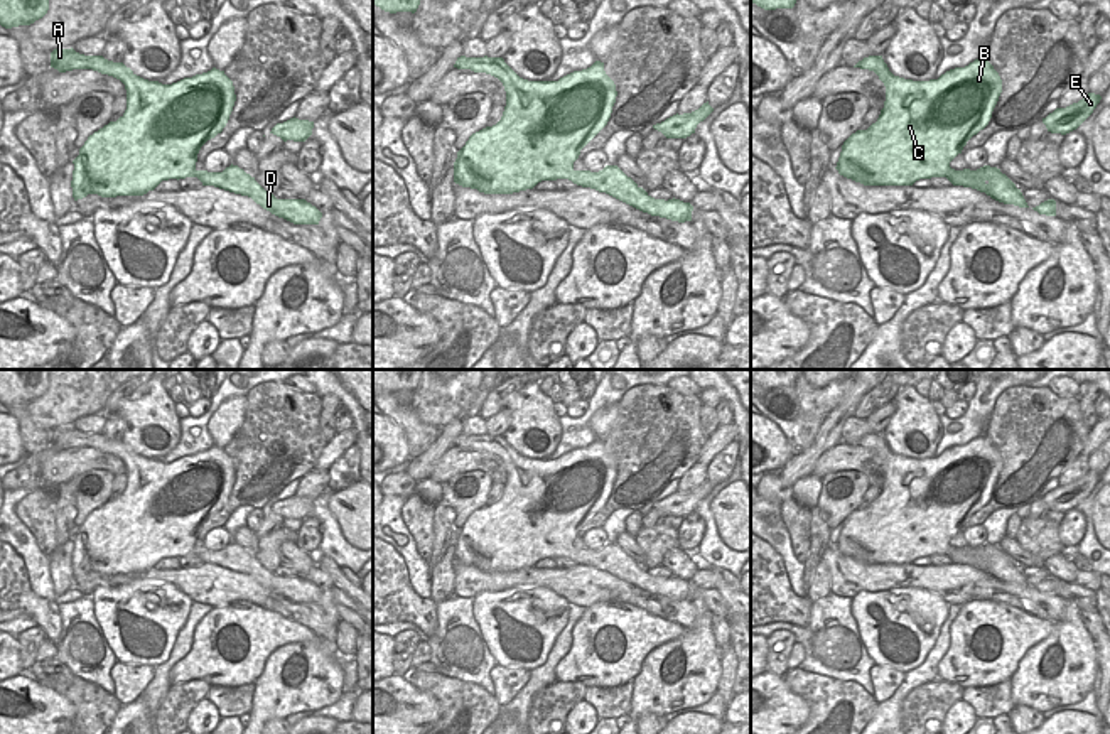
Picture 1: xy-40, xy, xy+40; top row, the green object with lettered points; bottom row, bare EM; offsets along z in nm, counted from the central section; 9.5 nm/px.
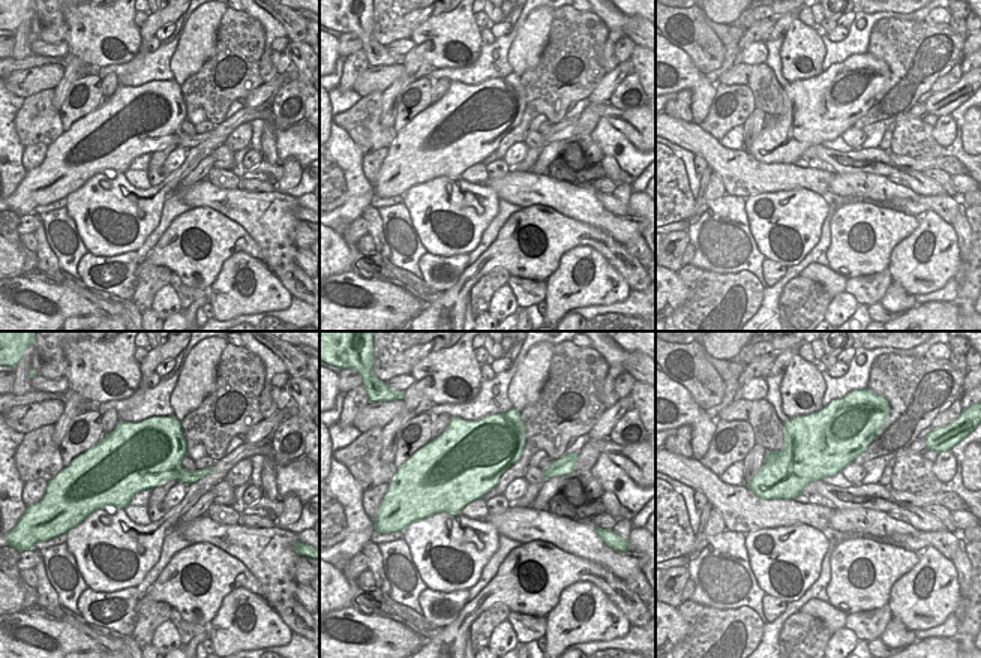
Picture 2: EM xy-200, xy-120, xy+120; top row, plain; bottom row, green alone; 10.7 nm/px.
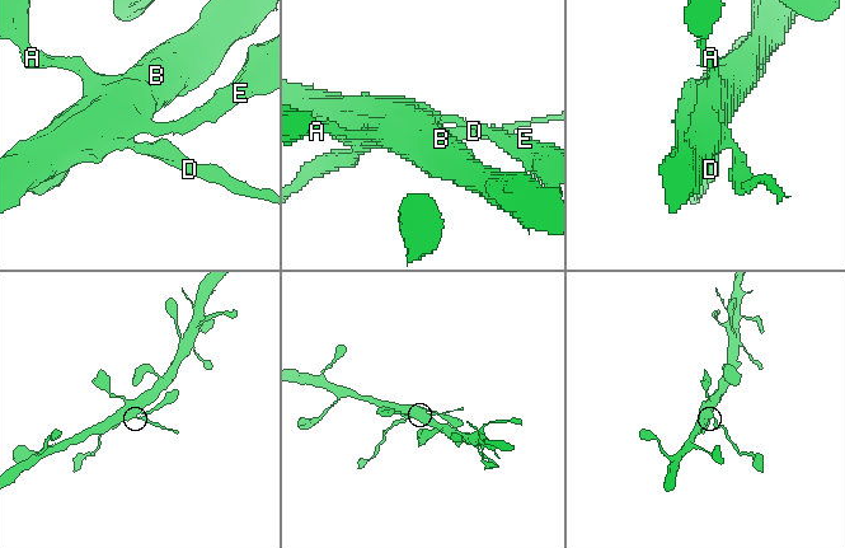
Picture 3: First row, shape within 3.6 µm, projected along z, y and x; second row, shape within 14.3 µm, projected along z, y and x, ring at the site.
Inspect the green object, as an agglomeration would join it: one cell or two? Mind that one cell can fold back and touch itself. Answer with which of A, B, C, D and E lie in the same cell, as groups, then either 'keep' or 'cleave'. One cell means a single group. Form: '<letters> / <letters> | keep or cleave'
A B C E / D | cleave

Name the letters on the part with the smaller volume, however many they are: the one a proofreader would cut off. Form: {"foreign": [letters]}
{"foreign": ["D"]}

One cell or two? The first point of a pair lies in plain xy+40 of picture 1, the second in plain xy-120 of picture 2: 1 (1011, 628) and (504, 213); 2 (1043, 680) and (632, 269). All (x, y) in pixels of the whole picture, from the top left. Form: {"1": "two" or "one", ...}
{"1": "two", "2": "two"}

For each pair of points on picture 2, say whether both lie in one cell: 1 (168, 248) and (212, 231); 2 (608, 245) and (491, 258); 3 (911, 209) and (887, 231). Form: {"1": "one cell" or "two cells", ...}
{"1": "one cell", "2": "one cell", "3": "two cells"}

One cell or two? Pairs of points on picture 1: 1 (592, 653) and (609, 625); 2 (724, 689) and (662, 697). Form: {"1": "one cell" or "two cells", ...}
{"1": "one cell", "2": "two cells"}

